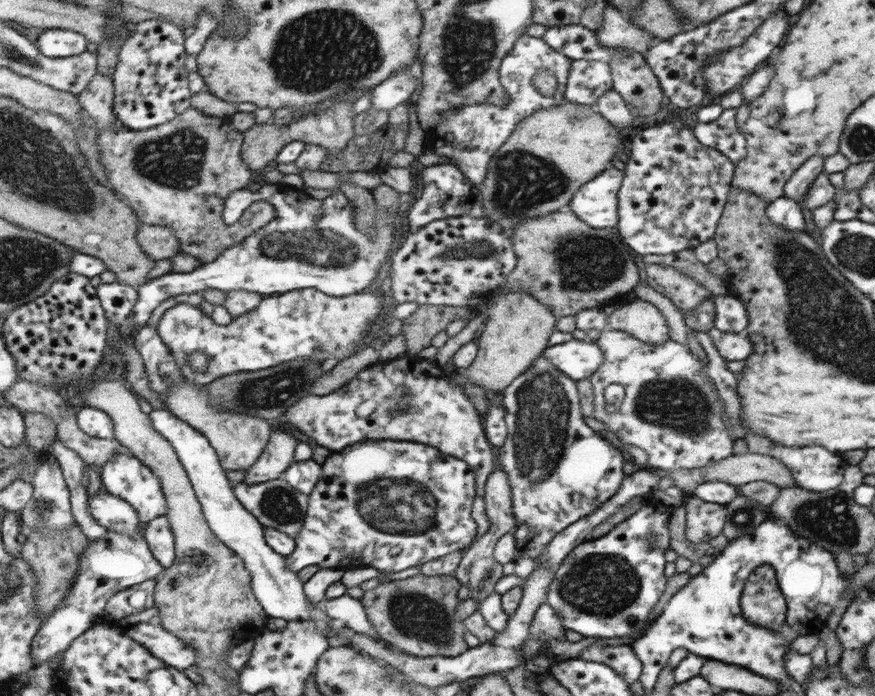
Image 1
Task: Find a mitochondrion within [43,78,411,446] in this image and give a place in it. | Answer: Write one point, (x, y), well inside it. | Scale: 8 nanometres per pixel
(175, 160)

